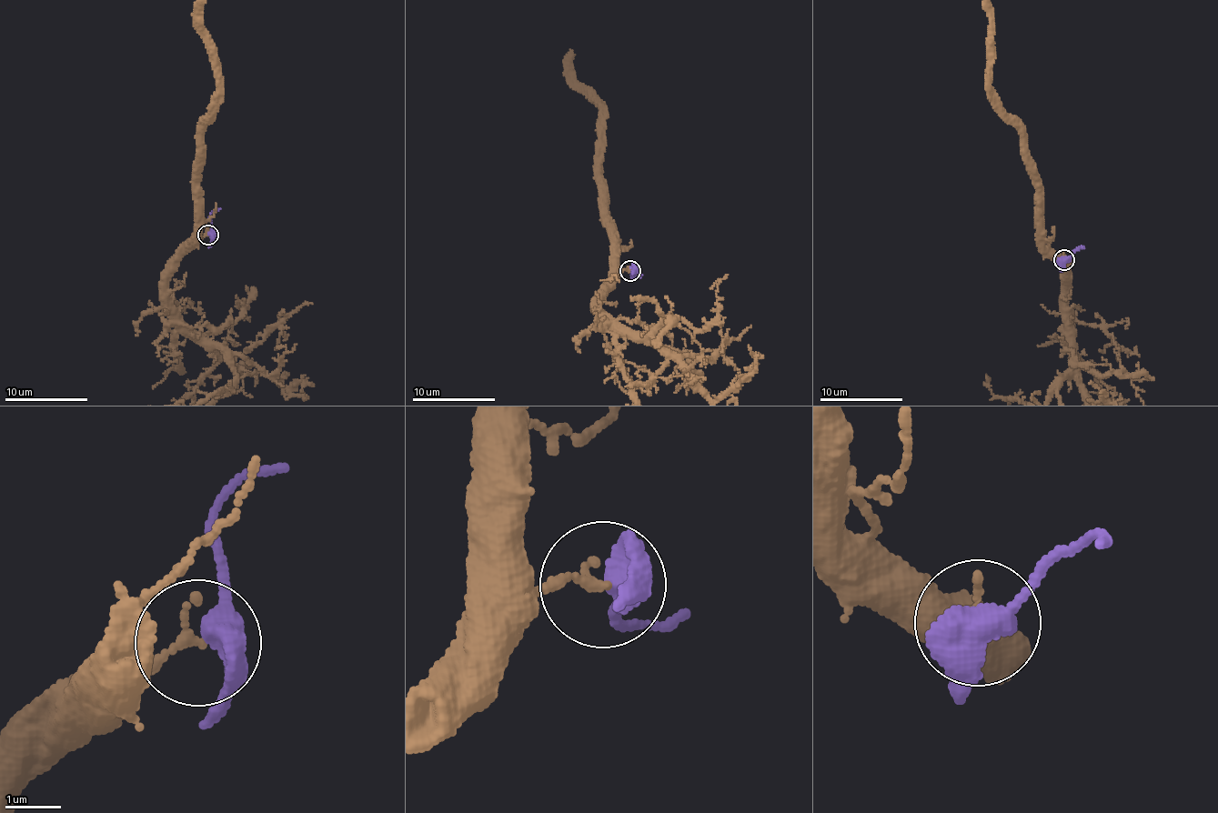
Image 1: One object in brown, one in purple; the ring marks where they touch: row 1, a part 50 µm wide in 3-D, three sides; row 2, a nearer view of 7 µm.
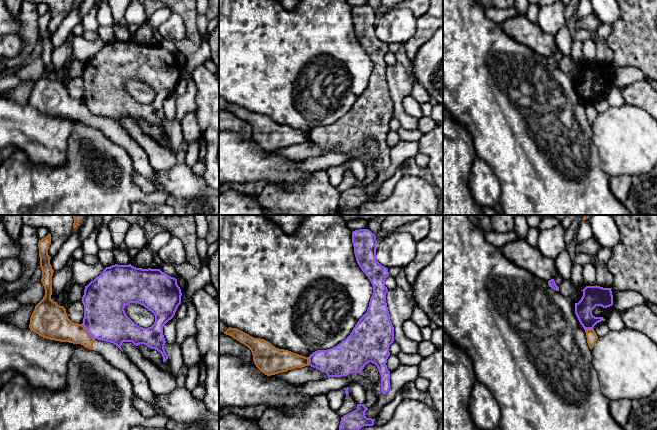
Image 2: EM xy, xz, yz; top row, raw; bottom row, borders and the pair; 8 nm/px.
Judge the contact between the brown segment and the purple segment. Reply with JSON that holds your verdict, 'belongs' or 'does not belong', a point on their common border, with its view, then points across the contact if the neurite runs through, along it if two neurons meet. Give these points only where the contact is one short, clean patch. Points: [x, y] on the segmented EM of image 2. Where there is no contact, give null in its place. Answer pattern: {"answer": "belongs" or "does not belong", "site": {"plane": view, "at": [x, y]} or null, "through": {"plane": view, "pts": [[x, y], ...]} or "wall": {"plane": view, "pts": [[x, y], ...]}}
{"answer": "does not belong", "site": {"plane": "xy", "at": [86, 331]}, "wall": {"plane": "xy", "pts": [[82, 323], [86, 331], [94, 339]]}}

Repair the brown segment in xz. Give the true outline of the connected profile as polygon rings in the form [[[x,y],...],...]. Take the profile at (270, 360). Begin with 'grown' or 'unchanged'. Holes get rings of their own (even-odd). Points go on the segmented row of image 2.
unchanged; [[[229,327],[224,334],[247,346],[252,352],[254,364],[267,376],[309,366],[308,357],[276,348],[270,342],[254,338],[237,328]]]

